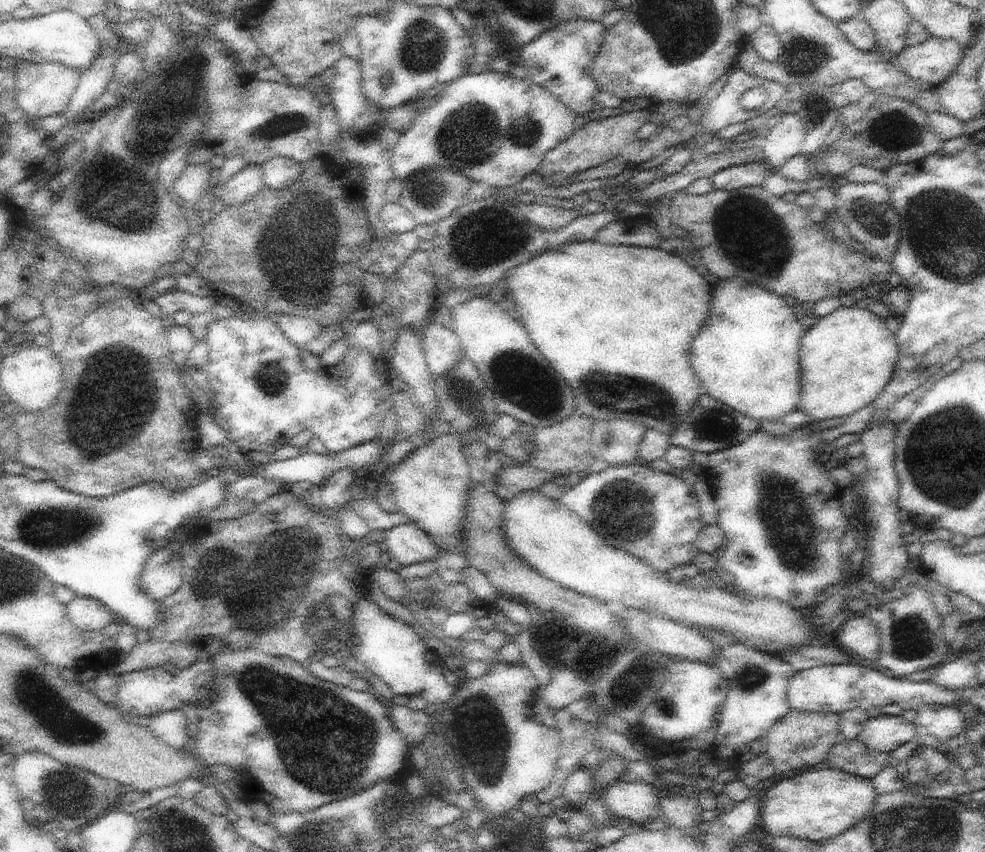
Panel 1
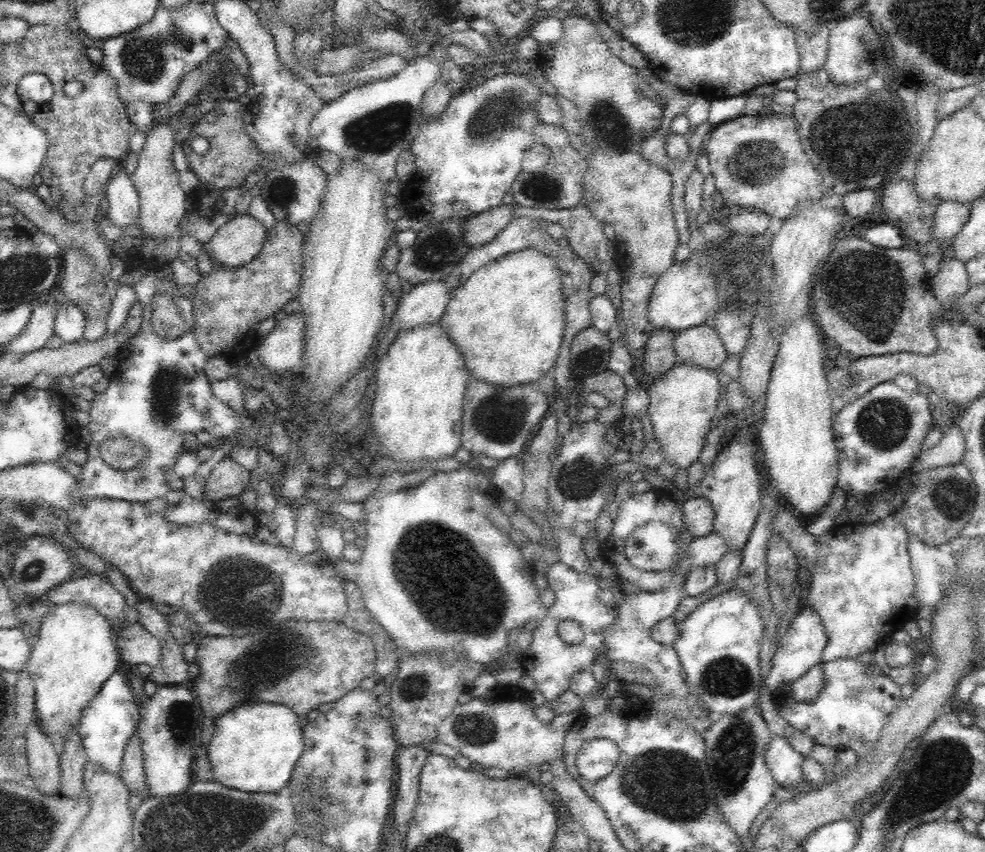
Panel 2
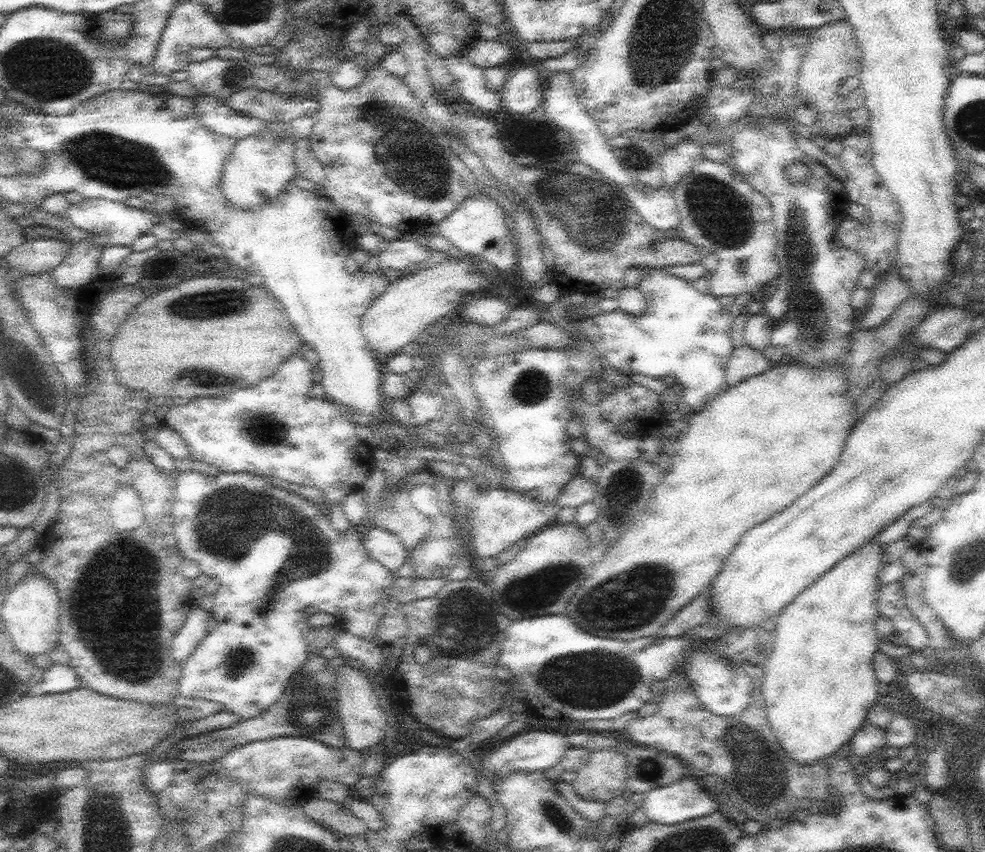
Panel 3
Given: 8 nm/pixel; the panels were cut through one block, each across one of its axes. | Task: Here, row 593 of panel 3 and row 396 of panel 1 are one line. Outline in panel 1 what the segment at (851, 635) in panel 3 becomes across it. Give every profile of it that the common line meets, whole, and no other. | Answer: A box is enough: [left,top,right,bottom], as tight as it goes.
[799,306,899,418]

